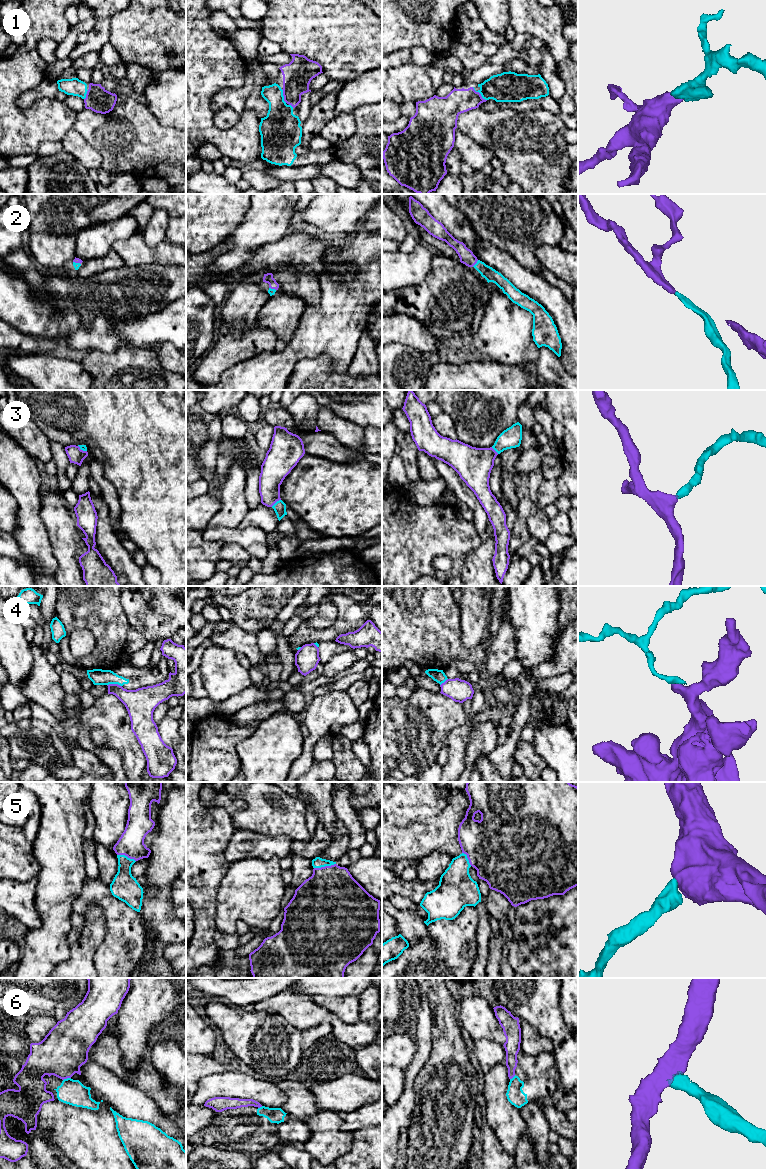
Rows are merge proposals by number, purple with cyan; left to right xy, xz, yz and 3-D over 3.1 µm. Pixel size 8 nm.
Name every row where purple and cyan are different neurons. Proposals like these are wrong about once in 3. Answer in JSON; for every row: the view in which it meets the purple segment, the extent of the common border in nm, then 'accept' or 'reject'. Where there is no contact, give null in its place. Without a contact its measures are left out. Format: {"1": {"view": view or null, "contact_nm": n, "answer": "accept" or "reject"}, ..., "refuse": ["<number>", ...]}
{"1": {"view": "yz", "contact_nm": 160, "answer": "accept"}, "2": {"view": "yz", "contact_nm": 80, "answer": "accept"}, "3": {"view": "xz", "contact_nm": 100, "answer": "accept"}, "4": {"view": "xy", "contact_nm": 120, "answer": "reject"}, "5": {"view": "xz", "contact_nm": 180, "answer": "accept"}, "6": {"view": "xy", "contact_nm": 70, "answer": "reject"}, "refuse": ["4", "6"]}

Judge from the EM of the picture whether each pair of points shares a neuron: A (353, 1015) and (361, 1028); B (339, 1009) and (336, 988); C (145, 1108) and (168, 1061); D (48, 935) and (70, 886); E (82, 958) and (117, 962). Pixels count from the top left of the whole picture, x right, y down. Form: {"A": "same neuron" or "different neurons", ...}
{"A": "different neurons", "B": "different neurons", "C": "different neurons", "D": "same neuron", "E": "different neurons"}

